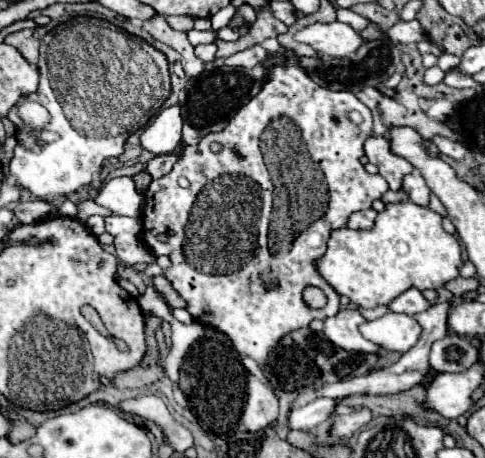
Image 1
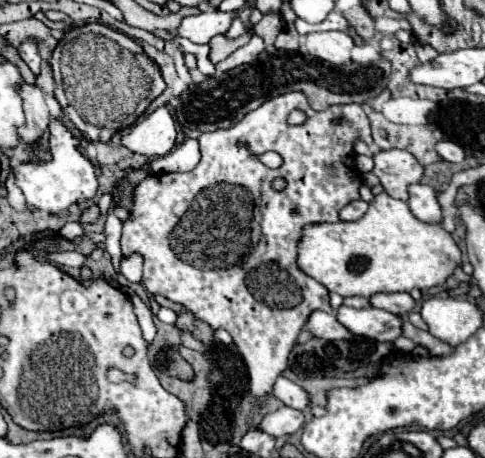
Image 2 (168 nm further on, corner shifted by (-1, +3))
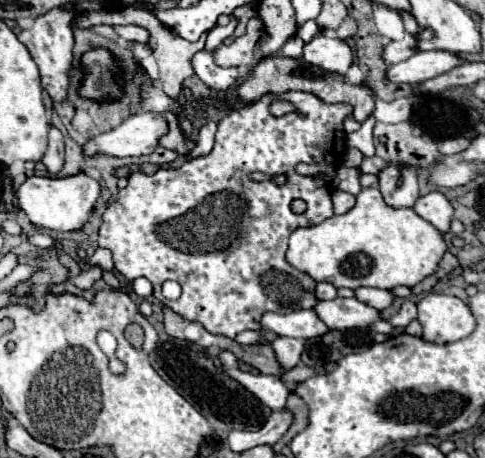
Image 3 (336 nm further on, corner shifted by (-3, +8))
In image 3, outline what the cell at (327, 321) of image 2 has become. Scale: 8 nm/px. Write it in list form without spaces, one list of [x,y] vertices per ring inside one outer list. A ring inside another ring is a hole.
[[[294,310],[290,314],[276,314],[266,312],[260,318],[260,326],[266,330],[274,330],[278,336],[292,336],[292,338],[316,338],[328,332],[326,324],[316,316],[314,310]]]

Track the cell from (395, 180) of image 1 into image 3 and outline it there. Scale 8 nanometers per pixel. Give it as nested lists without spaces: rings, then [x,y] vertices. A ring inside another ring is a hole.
[[[388,164],[380,174],[380,192],[384,196],[384,202],[390,208],[412,208],[418,194],[418,180],[416,170],[404,166],[404,164]],[[402,176],[404,184],[398,188],[396,180]]]

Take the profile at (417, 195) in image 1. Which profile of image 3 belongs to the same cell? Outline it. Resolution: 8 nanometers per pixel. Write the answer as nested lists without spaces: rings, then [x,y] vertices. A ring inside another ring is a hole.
[[[430,192],[426,196],[420,196],[414,204],[414,212],[424,220],[428,220],[442,234],[450,230],[454,208],[442,192]]]

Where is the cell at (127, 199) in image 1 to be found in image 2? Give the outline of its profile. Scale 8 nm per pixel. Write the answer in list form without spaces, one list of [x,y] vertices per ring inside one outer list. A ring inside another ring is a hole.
[[[114,211],[108,213],[106,217],[106,251],[112,255],[112,263],[118,269],[122,249],[120,249],[120,233],[122,233],[122,221],[114,215]]]

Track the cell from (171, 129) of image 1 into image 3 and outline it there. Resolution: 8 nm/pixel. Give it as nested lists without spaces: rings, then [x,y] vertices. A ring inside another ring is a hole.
[[[136,112],[128,116],[120,126],[110,132],[98,134],[82,146],[84,158],[98,154],[112,158],[144,156],[152,154],[158,146],[158,138],[168,132],[166,118],[154,112]]]

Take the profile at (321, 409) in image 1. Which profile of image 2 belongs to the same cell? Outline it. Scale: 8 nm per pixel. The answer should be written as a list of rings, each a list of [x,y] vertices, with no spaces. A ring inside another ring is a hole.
[[[280,407],[274,413],[268,413],[262,421],[260,421],[260,429],[270,433],[272,437],[280,437],[280,435],[290,435],[296,433],[302,425],[304,425],[304,413],[292,407]]]

